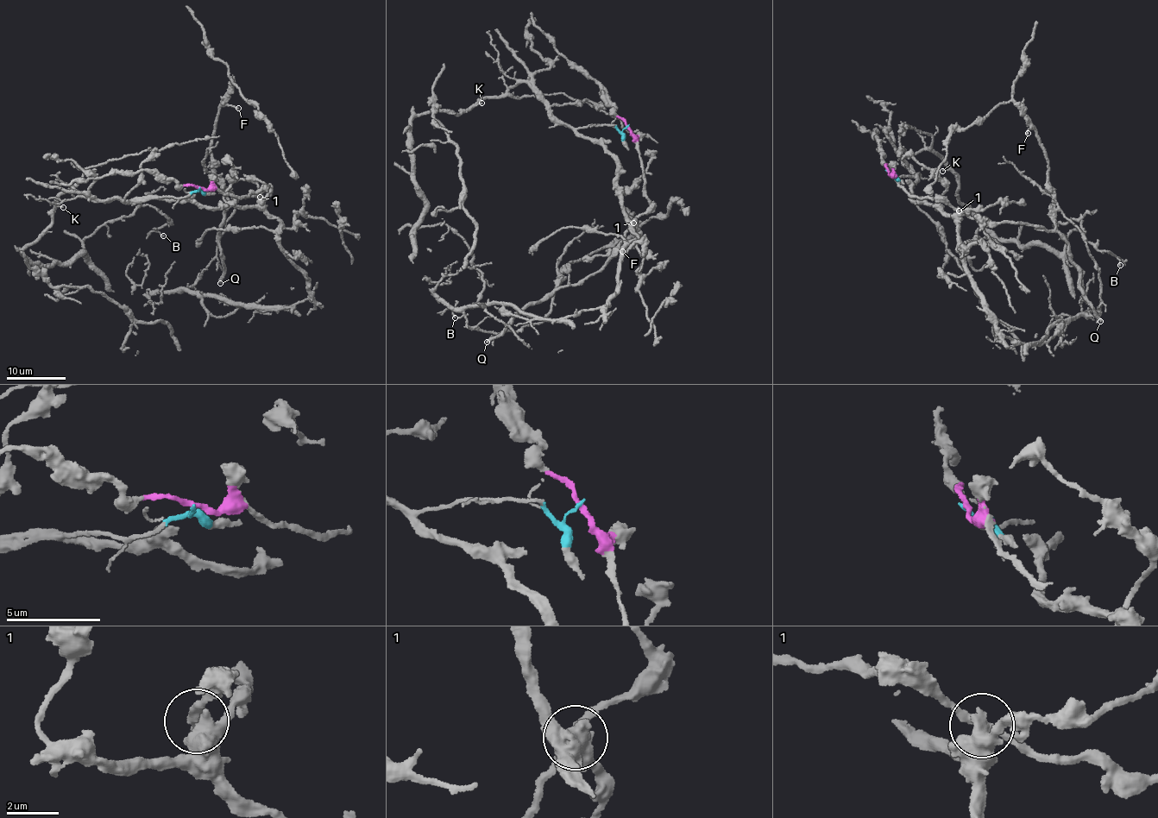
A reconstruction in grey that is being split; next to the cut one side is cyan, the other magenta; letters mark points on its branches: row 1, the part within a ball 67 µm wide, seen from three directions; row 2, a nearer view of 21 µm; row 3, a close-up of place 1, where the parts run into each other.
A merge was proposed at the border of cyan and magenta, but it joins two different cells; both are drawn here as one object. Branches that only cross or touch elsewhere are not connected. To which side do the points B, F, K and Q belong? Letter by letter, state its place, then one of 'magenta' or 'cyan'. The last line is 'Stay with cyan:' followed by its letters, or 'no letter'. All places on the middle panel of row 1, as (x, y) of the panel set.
B: at (455, 317); cyan
F: at (622, 251); magenta
K: at (481, 103); cyan
Q: at (487, 342); magenta
Stay with cyan: B, K

